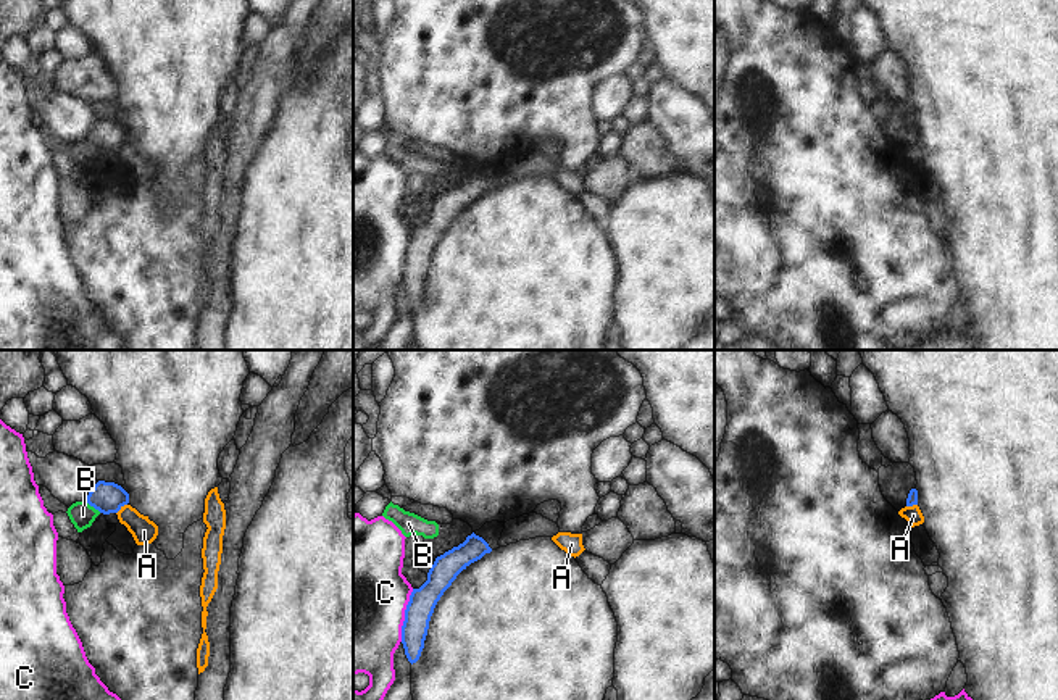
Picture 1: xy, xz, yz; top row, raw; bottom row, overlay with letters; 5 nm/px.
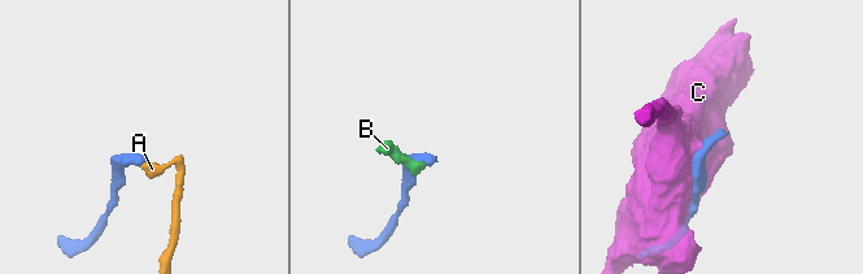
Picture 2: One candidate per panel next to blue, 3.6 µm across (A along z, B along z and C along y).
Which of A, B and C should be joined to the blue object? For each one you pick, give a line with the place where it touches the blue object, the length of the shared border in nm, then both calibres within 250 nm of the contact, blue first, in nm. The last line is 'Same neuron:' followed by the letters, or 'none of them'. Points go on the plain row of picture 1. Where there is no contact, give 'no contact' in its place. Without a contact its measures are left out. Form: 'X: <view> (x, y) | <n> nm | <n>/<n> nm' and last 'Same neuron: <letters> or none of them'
Same neuron: none of them

